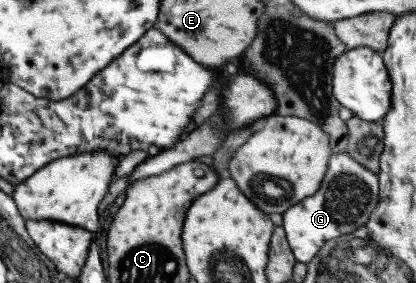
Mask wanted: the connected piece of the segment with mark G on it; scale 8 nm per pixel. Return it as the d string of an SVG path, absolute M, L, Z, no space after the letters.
M345 151L331 153L319 190L281 213L280 228L285 233L294 260L306 265L327 240L359 229L367 222L370 212L378 204L378 193L376 174L365 170Z

